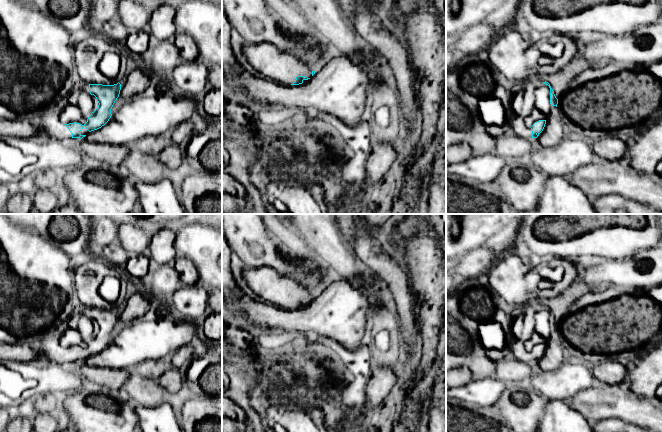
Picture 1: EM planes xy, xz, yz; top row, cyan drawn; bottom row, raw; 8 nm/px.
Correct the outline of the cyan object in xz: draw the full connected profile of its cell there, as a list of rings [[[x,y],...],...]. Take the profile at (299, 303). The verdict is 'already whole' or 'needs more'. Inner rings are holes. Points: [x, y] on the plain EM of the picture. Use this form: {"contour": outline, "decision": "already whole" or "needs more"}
{"contour": [[[268,266],[259,268],[245,267],[242,276],[247,281],[248,287],[259,297],[285,309],[299,309],[310,303],[316,295],[301,285],[298,281],[282,276],[277,270]]], "decision": "needs more"}

